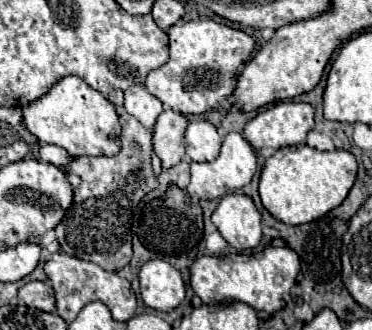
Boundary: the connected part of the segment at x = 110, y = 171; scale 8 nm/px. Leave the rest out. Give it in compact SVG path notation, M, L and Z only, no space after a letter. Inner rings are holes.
M127 112L119 114L121 122L121 152L117 156L77 156L71 158L63 170L81 178L79 188L73 190L73 204L67 216L57 224L57 240L61 250L79 260L99 264L103 270L121 270L131 260L129 220L139 200L157 188L157 178L151 172L153 132L143 128L139 120ZM89 200L89 202L85 202Z

